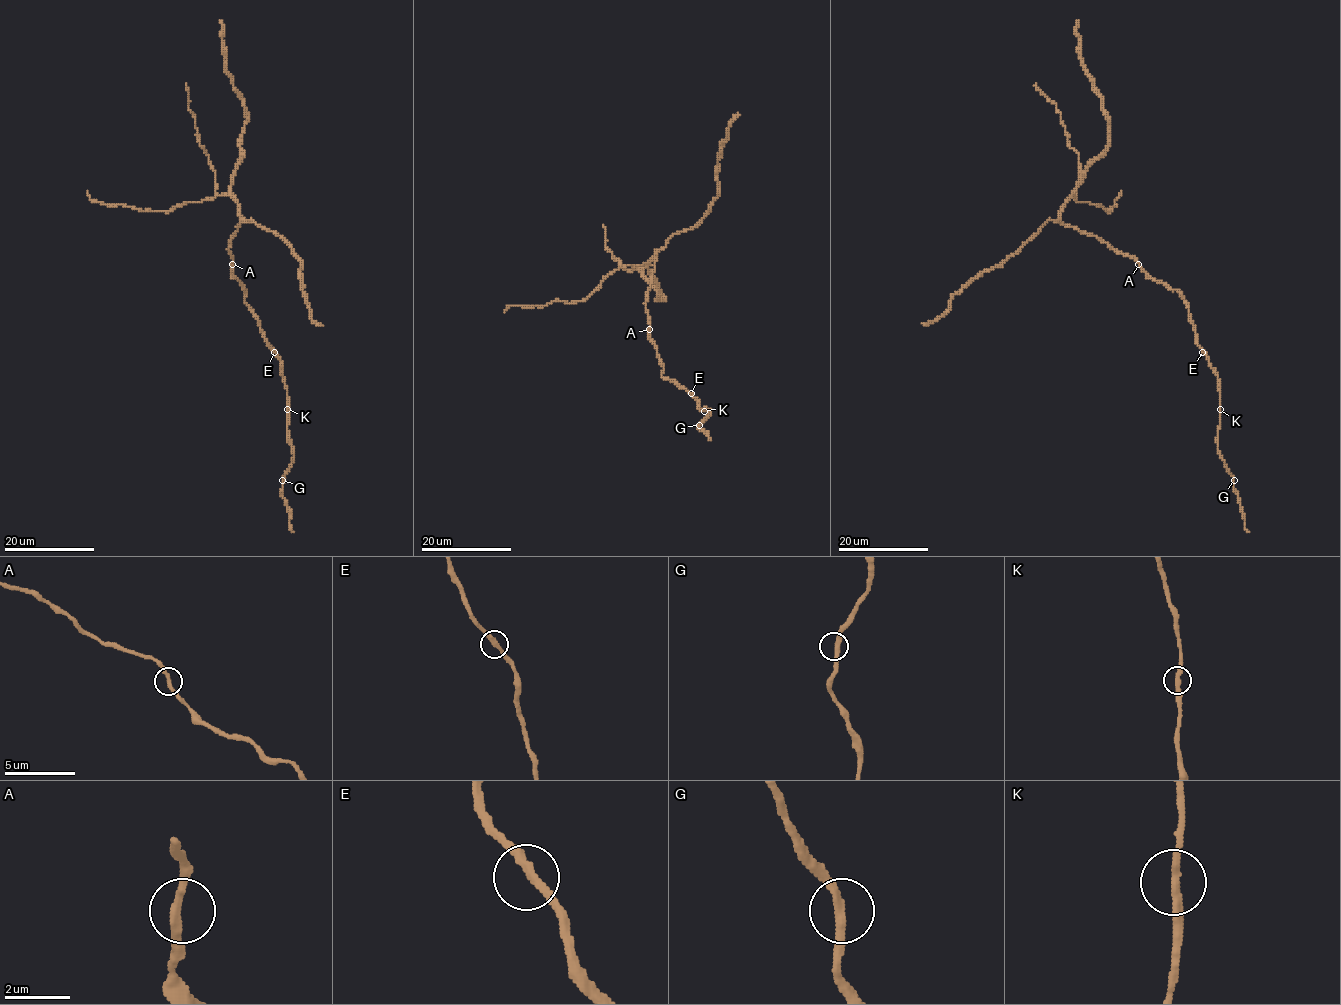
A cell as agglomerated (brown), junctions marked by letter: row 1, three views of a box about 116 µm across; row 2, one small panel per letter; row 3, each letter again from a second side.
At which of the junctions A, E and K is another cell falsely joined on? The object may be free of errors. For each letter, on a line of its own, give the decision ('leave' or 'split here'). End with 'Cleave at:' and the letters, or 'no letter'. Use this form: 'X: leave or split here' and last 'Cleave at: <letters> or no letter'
A: leave
E: leave
K: leave
Cleave at: no letter

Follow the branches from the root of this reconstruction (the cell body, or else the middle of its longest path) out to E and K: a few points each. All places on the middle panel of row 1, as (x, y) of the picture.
E: (648, 331), (648, 337), (662, 362), (662, 375), (691, 393)
K: (648, 331), (648, 337), (662, 362), (662, 375), (682, 387), (704, 410)

